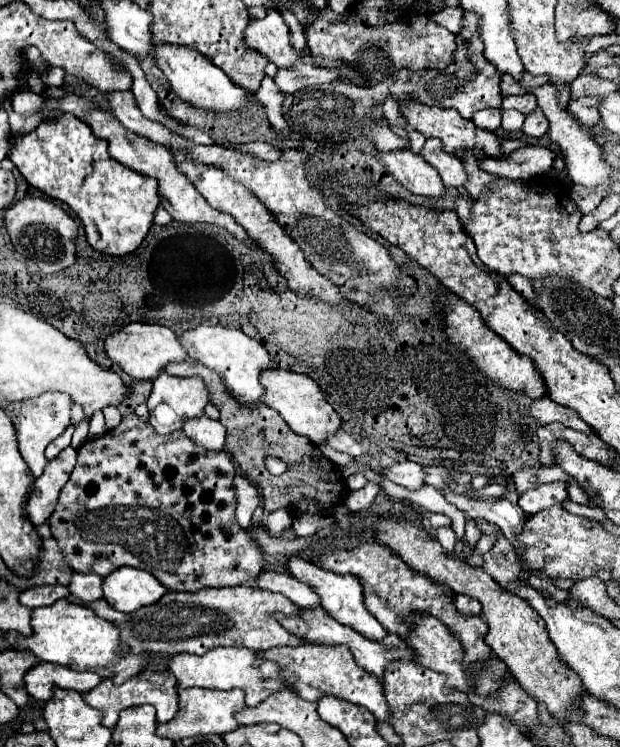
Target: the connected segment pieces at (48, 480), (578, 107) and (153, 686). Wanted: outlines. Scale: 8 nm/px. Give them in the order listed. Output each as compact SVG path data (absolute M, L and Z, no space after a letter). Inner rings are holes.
M66 448L52 462L48 462L44 468L44 474L36 478L34 490L26 506L28 518L32 520L34 526L42 526L48 522L48 518L52 516L58 504L60 490L68 482L74 466L76 466L76 450Z
M584 98L584 100L572 100L568 104L568 112L572 112L572 116L576 116L576 120L586 126L586 128L594 128L598 124L598 106L600 98Z
M144 670L140 676L124 682L124 684L114 684L112 680L102 680L92 692L84 694L86 702L92 708L98 708L102 712L102 724L106 728L114 728L118 722L118 716L124 708L130 706L142 706L142 704L150 704L156 708L156 718L158 722L170 722L176 712L178 712L178 692L176 692L176 678L172 672L164 670L164 672L154 672L154 670Z

